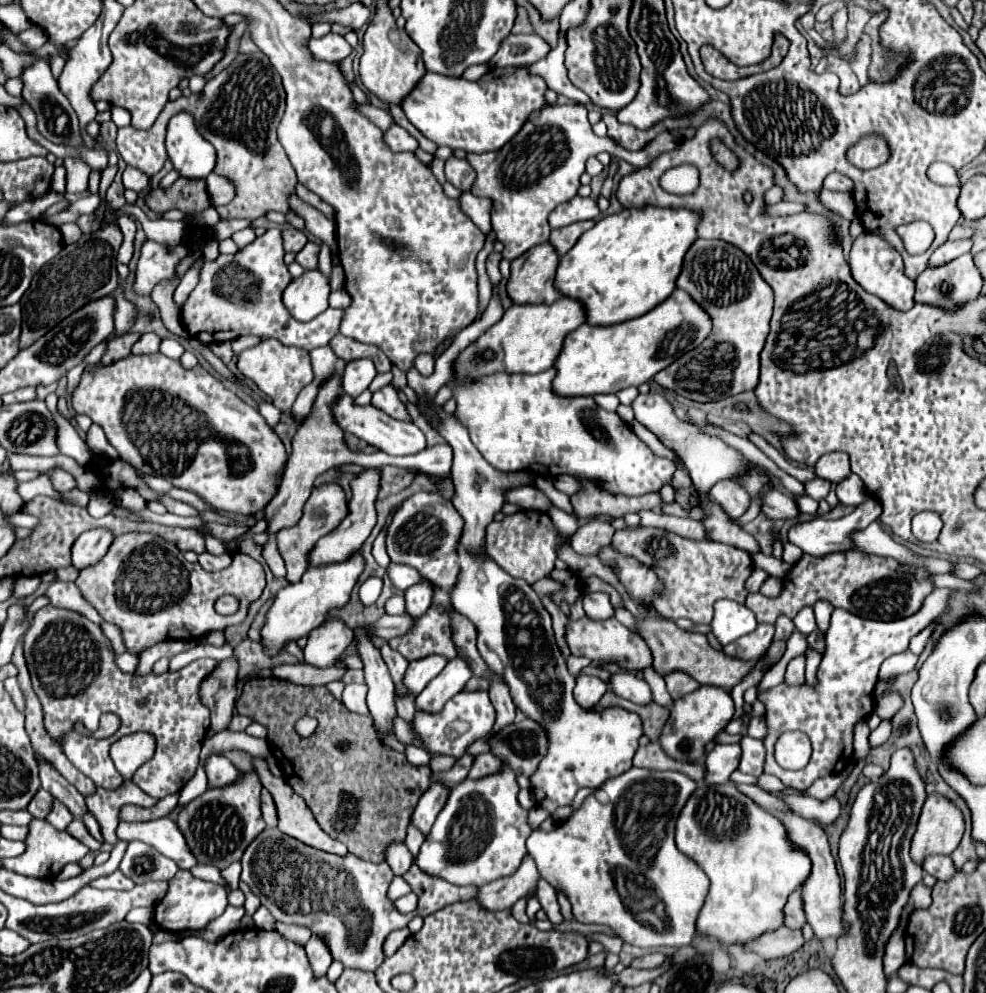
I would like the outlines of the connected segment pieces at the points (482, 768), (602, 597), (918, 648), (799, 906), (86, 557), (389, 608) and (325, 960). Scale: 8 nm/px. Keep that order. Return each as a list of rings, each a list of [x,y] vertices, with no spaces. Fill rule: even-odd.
[[[483,753],[483,755],[475,757],[473,767],[469,771],[469,779],[479,779],[479,777],[485,777],[485,775],[497,773],[499,769],[501,769],[501,759],[493,757],[493,753]]]
[[[585,593],[583,595],[583,609],[591,621],[605,621],[615,615],[615,611],[609,603],[609,597],[605,593]]]
[[[933,623],[933,625],[929,625],[927,629],[923,629],[921,633],[917,633],[917,635],[911,639],[909,649],[911,649],[915,655],[921,655],[921,653],[923,653],[923,649],[925,649],[925,645],[927,645],[927,641],[929,641],[931,633],[933,633],[933,627],[935,627],[935,623]]]
[[[793,891],[789,895],[789,901],[783,909],[783,925],[789,929],[801,929],[805,925],[805,913],[803,913],[803,899],[799,891]]]
[[[91,529],[79,535],[79,539],[73,545],[73,567],[85,569],[93,563],[97,563],[113,543],[113,533],[109,529]]]
[[[403,594],[394,595],[385,604],[385,612],[389,615],[402,615],[405,613],[405,599]]]
[[[311,937],[309,943],[305,945],[305,953],[309,957],[309,963],[311,963],[311,969],[317,977],[323,977],[329,969],[329,965],[333,963],[331,959],[331,953],[325,945],[325,941],[321,937]]]

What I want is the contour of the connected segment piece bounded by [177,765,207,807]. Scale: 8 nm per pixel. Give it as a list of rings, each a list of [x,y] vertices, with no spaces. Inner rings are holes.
[[[199,765],[199,767],[197,767],[195,777],[193,777],[193,779],[187,783],[187,787],[183,789],[183,793],[179,795],[179,803],[177,803],[177,807],[187,805],[191,799],[199,797],[199,795],[201,795],[205,789],[207,789],[207,777],[205,777],[205,773],[203,773],[203,767]]]

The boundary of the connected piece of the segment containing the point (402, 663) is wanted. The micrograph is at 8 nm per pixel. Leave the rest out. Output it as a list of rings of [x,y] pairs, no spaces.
[[[381,647],[379,651],[381,651],[381,657],[383,657],[383,661],[385,661],[385,665],[389,667],[389,673],[391,673],[391,677],[393,677],[395,695],[397,695],[397,697],[409,697],[411,693],[409,693],[409,691],[405,689],[405,685],[403,685],[403,675],[405,675],[405,669],[407,669],[409,661],[407,661],[399,651],[395,651],[395,649],[391,649],[391,647]]]

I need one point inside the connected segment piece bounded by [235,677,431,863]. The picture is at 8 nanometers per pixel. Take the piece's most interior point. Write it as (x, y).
(364, 795)

